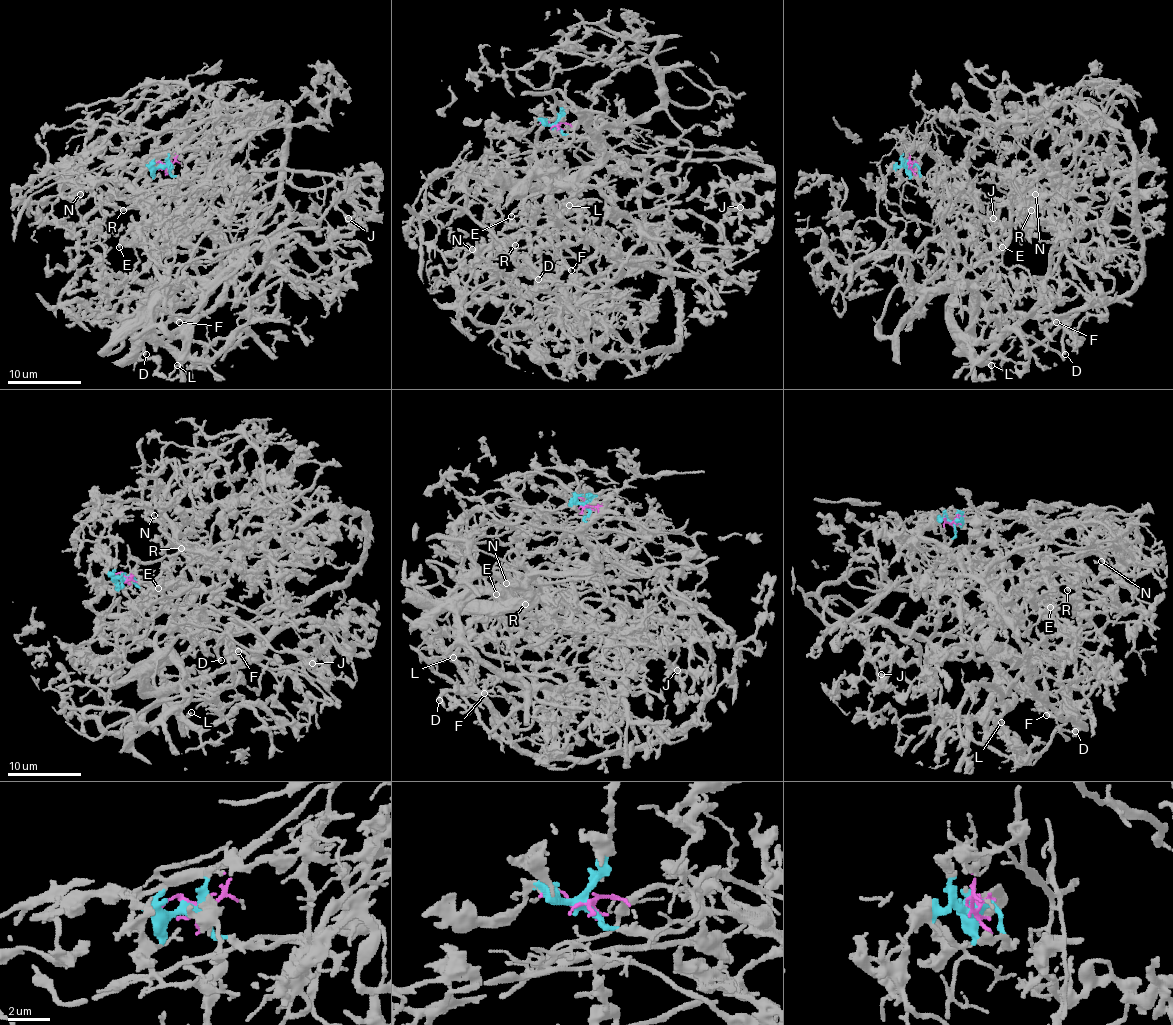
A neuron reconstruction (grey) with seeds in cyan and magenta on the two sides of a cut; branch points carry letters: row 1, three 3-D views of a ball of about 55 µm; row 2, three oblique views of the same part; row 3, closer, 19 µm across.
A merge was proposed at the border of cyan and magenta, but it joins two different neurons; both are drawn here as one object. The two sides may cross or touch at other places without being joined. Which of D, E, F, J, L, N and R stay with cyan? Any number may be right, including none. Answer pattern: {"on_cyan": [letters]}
{"on_cyan": ["D", "E", "F", "J", "L", "N", "R"]}

